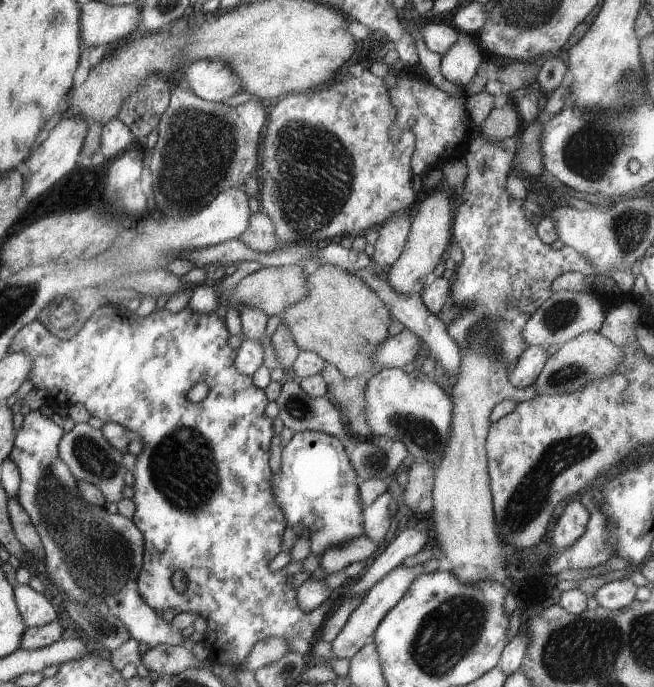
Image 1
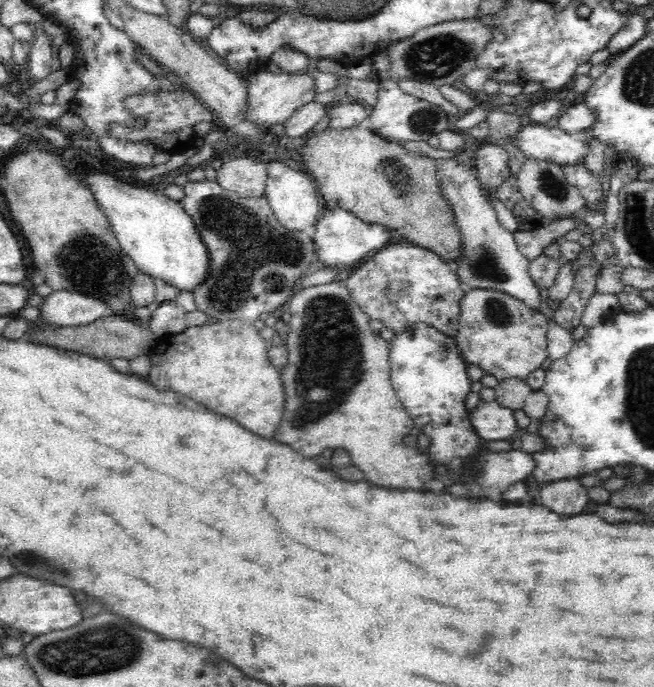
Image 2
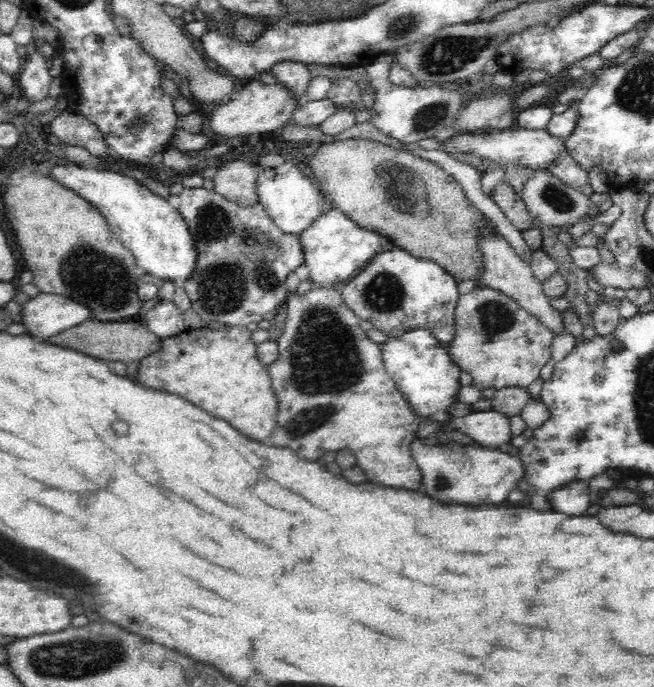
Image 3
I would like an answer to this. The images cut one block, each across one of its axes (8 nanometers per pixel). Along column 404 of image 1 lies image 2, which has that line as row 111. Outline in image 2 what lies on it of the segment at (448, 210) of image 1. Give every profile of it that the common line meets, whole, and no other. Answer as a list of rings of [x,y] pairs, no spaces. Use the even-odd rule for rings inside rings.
[[[309,66],[303,71],[286,71],[272,74],[266,72],[266,68],[260,72],[245,75],[247,85],[247,107],[245,116],[250,123],[256,123],[262,129],[274,126],[274,124],[286,123],[286,120],[296,112],[297,108],[314,100],[314,79]]]

